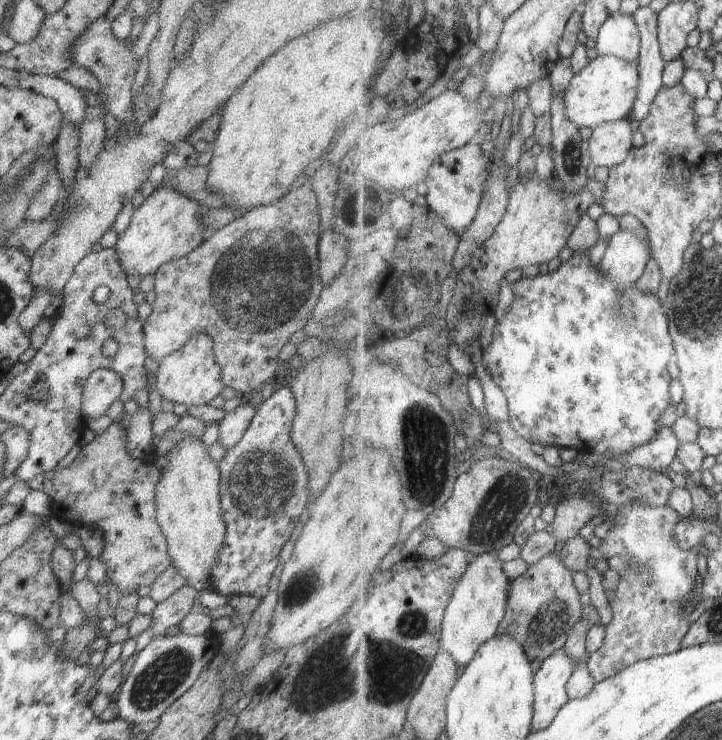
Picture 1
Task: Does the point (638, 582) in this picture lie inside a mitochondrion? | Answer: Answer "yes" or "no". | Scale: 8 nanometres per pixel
yes

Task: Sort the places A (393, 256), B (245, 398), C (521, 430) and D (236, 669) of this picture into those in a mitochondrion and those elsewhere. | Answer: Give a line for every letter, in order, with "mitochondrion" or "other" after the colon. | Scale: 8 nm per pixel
A: other
B: other
C: other
D: other

